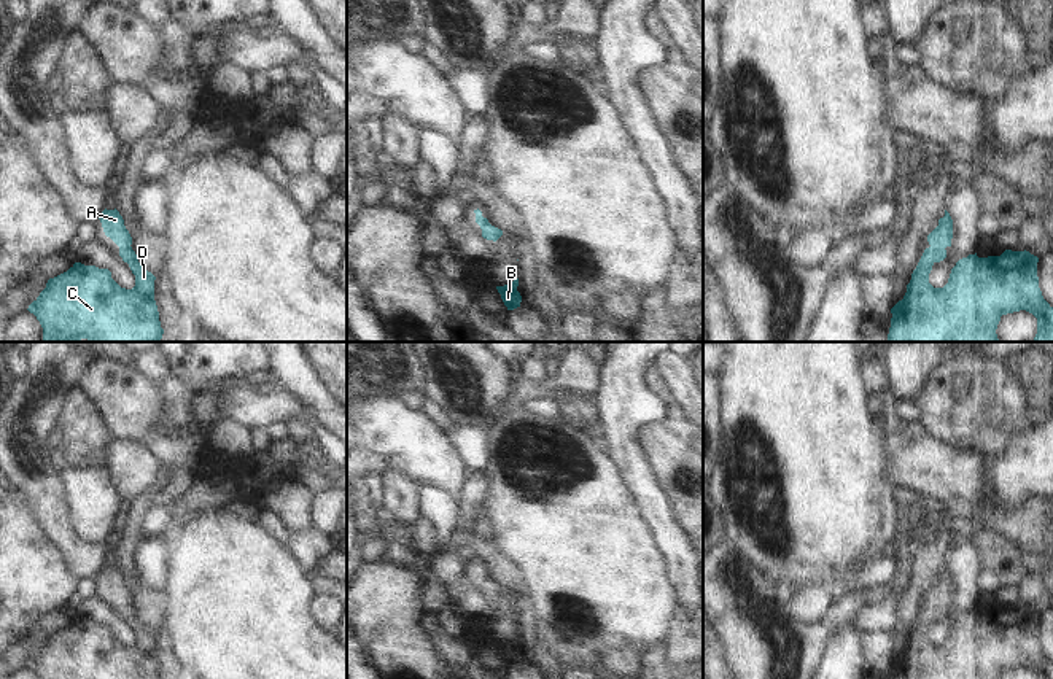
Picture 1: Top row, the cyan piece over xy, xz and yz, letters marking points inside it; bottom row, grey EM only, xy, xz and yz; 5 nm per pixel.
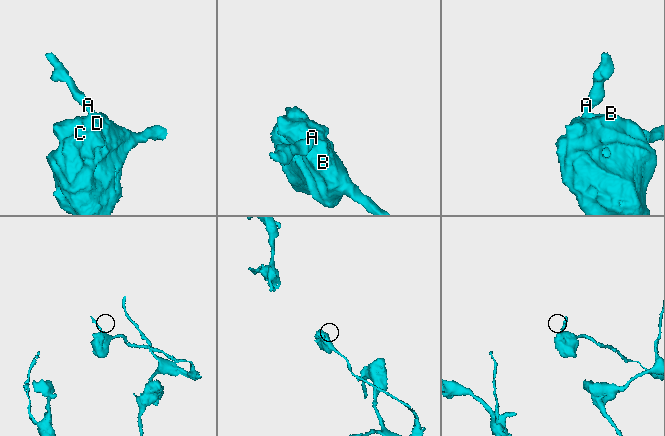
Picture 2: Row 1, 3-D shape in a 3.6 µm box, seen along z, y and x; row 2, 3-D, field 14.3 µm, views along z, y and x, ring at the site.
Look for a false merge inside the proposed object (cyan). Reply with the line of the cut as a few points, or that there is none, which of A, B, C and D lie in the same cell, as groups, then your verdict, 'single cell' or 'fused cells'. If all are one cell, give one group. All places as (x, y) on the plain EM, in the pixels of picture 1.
no cut | A B C D | single cell

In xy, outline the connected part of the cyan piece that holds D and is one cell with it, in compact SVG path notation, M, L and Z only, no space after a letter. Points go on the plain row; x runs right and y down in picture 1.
M105 565L99 576L105 592L119 603L119 612L129 620L135 631L135 642L132 646L121 644L111 634L108 625L75 619L67 628L49 634L46 644L27 666L33 669L40 679L161 679L154 657L156 633L140 622L138 614L130 603L132 593L124 582L122 572L116 565Z

